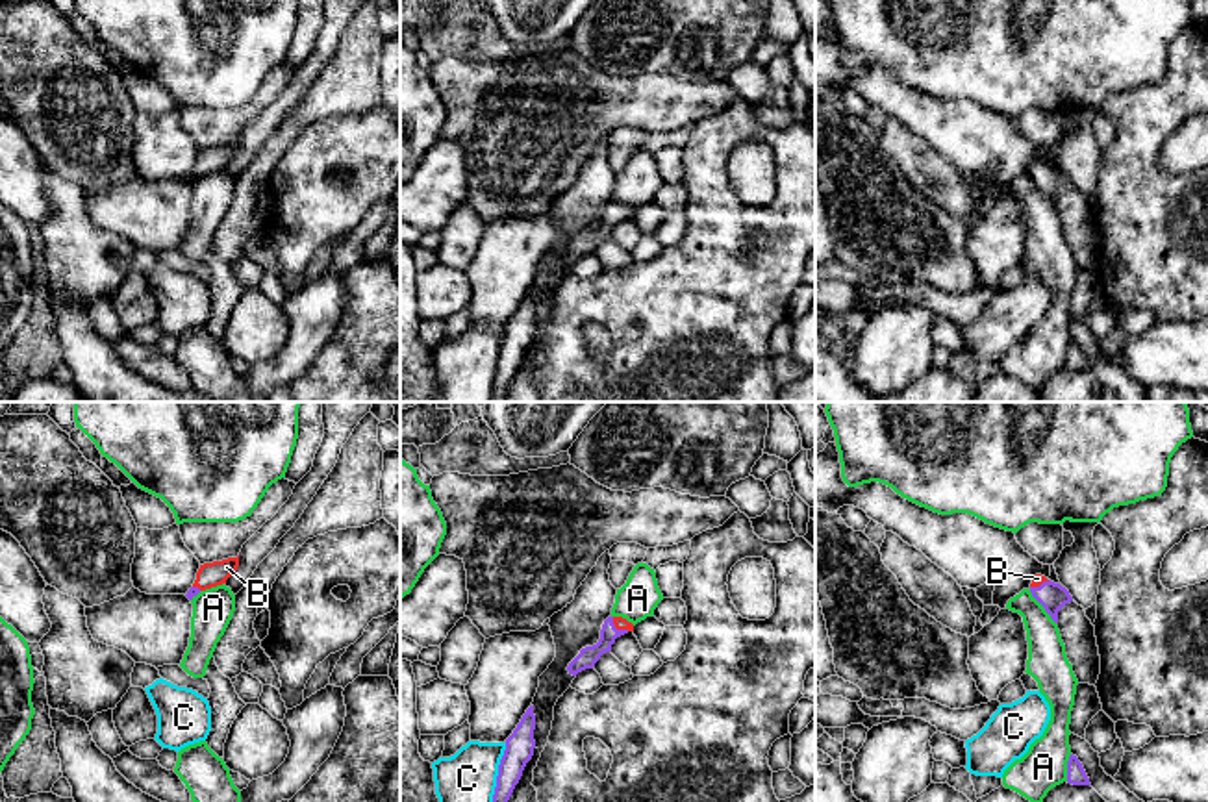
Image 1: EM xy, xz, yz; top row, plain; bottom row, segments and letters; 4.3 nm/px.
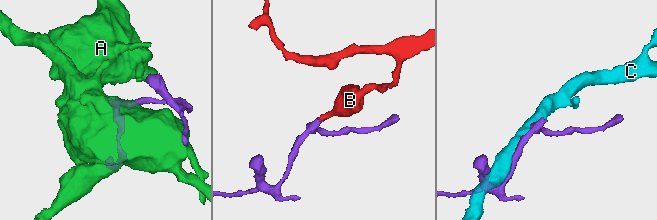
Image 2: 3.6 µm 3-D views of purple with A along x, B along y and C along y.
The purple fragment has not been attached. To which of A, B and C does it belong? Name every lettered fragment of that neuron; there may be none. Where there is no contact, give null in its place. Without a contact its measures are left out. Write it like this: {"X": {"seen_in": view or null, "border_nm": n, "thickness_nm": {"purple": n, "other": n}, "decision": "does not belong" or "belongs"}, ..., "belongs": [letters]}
{"A": {"seen_in": "yz", "border_nm": 200, "thickness_nm": {"purple": 120, "other": 180}, "decision": "does not belong"}, "B": {"seen_in": "xz", "border_nm": 100, "thickness_nm": {"purple": 90, "other": 50}, "decision": "belongs"}, "C": {"seen_in": "xz", "border_nm": 320, "thickness_nm": {"purple": 130, "other": 260}, "decision": "does not belong"}, "belongs": ["B"]}

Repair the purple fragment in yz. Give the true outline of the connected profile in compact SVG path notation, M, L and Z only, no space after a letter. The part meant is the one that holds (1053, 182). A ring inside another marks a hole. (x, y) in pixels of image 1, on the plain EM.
M1036 159L1030 169L1032 182L1045 193L1051 204L1058 209L1058 196L1073 185L1069 176L1060 169Z

